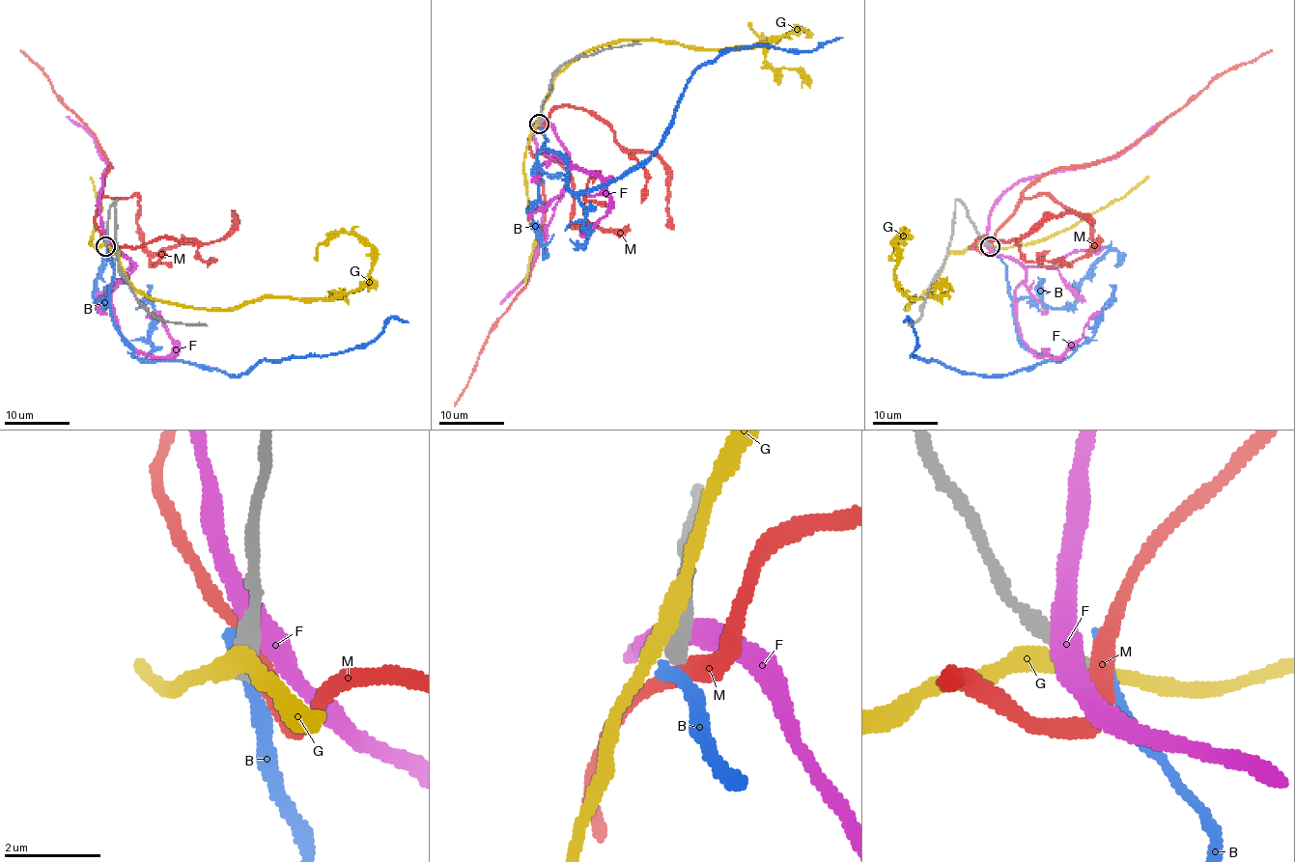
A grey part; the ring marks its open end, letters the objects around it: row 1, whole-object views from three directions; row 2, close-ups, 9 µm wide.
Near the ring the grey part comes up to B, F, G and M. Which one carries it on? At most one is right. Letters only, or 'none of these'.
none of these

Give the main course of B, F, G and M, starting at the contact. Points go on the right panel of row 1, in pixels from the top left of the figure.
B: (991, 246), (1005, 265), (1017, 337), (1055, 361), (963, 374), (912, 354), (916, 333), (908, 318), (903, 322)
F: (986, 241), (1024, 268), (1025, 278), (1017, 287), (1019, 333), (1038, 356), (1060, 356), (1093, 316), (1101, 318)
G: (988, 244), (952, 252), (939, 278), (907, 309), (914, 297), (895, 278), (897, 237), (905, 233), (888, 261)
M: (991, 246), (991, 239), (1017, 202), (1041, 178), (1060, 168), (1083, 168), (1124, 152), (1215, 79), (1272, 49)

